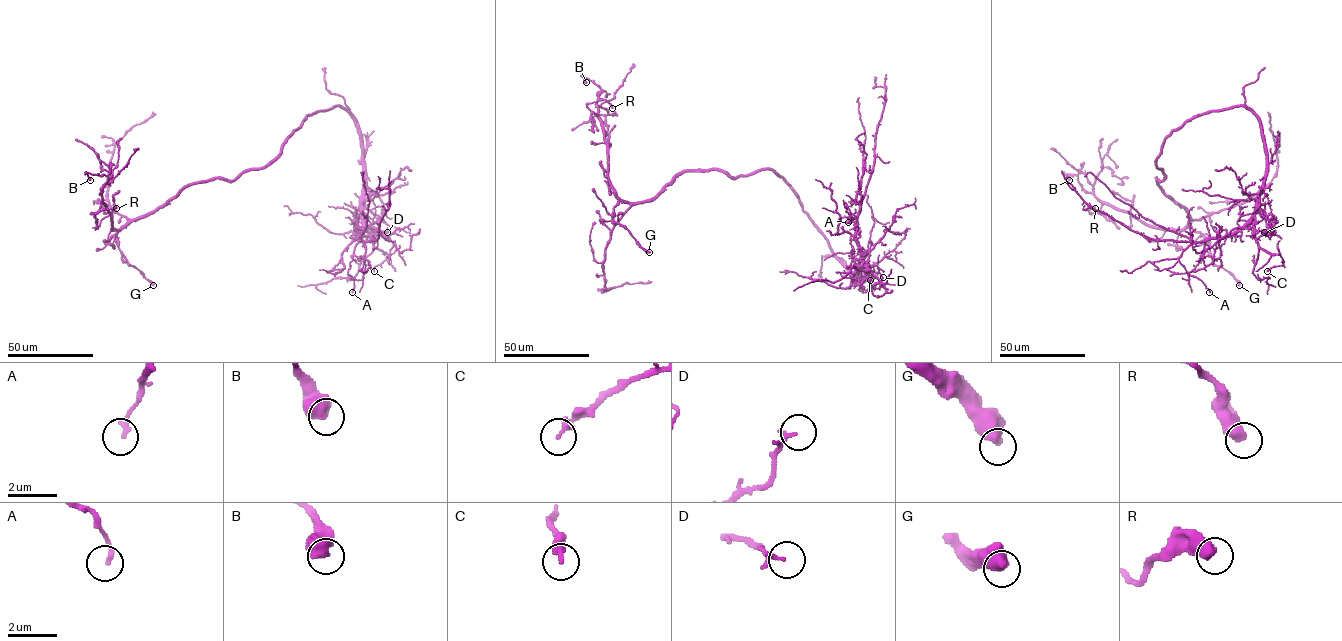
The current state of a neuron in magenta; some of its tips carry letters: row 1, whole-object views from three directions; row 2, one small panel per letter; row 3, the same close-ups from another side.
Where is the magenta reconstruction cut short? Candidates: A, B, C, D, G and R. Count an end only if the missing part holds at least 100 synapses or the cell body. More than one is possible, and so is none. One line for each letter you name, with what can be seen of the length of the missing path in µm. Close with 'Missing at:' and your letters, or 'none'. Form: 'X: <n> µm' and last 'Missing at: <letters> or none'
Missing at: none

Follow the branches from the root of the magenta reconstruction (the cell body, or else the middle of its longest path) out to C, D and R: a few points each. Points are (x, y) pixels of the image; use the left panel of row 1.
C: (303, 121), (336, 106), (354, 120), (362, 155), (363, 221), (372, 244), (389, 254), (374, 271)
D: (303, 121), (311, 114), (336, 106), (352, 117), (362, 155), (363, 221), (372, 231), (377, 228), (387, 232)
R: (303, 121), (267, 164), (232, 180), (188, 184), (120, 230), (112, 228), (103, 204), (90, 212), (116, 208)

